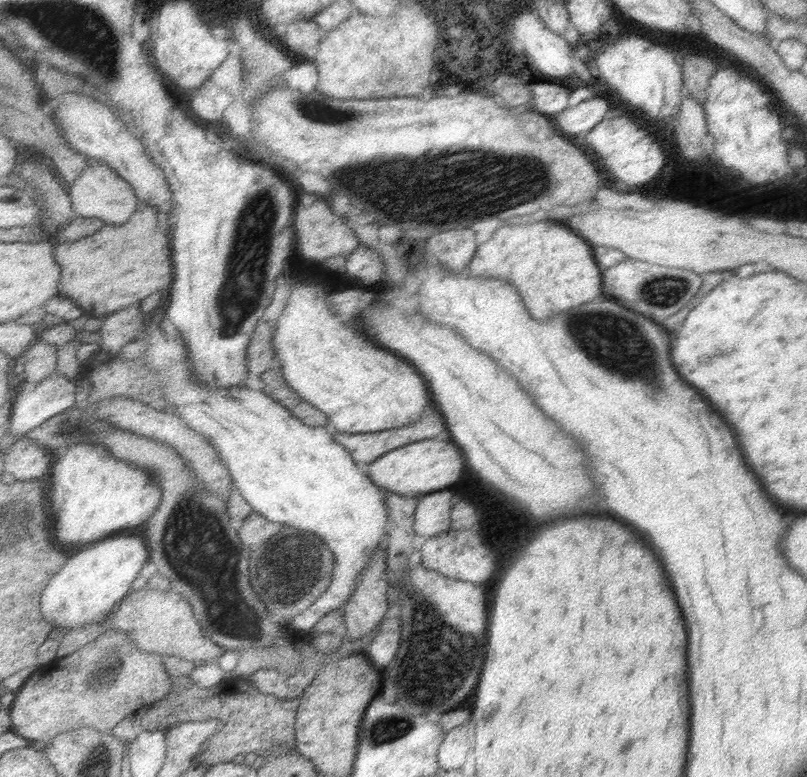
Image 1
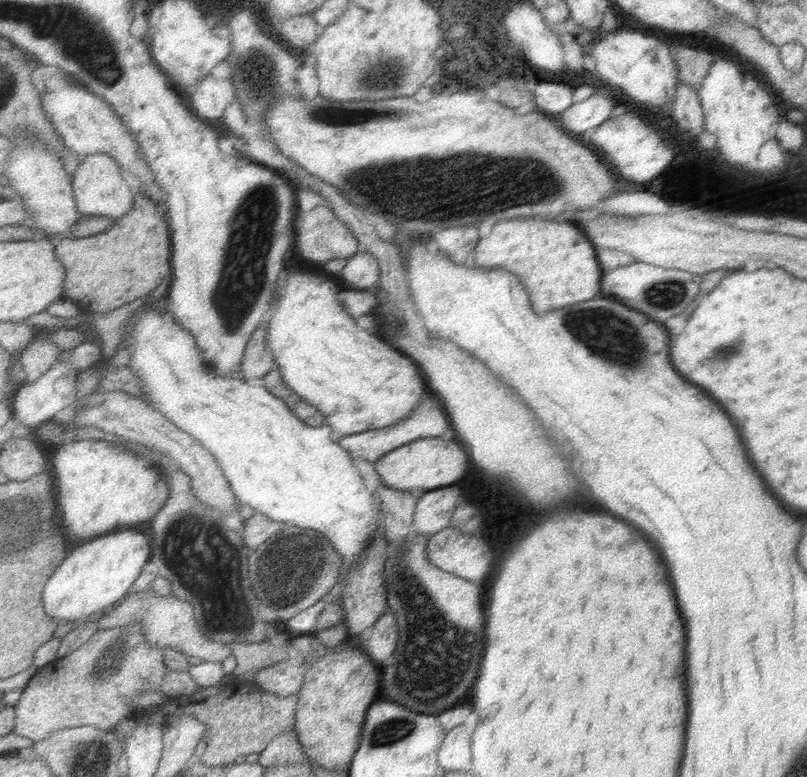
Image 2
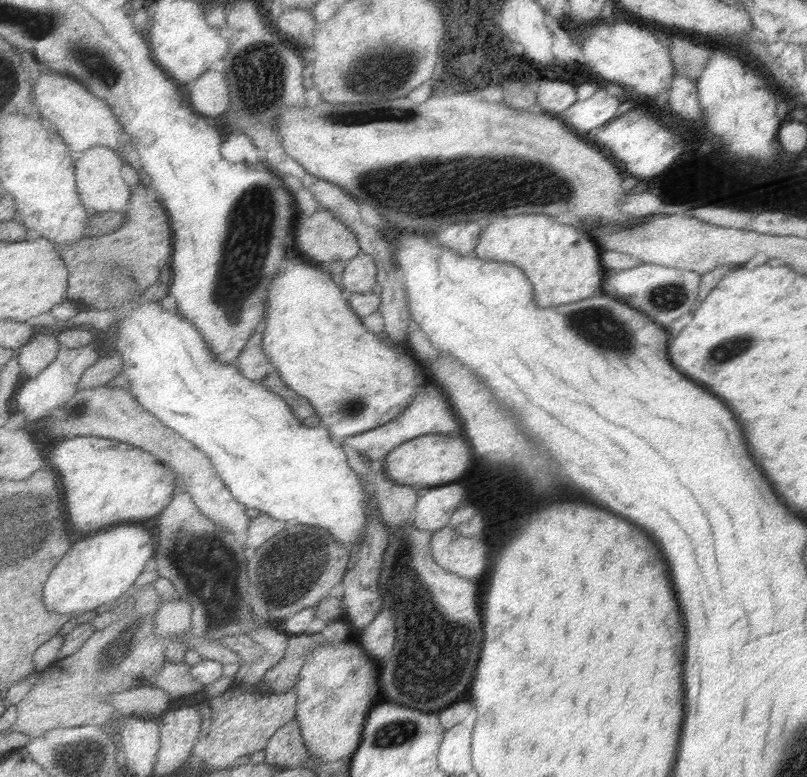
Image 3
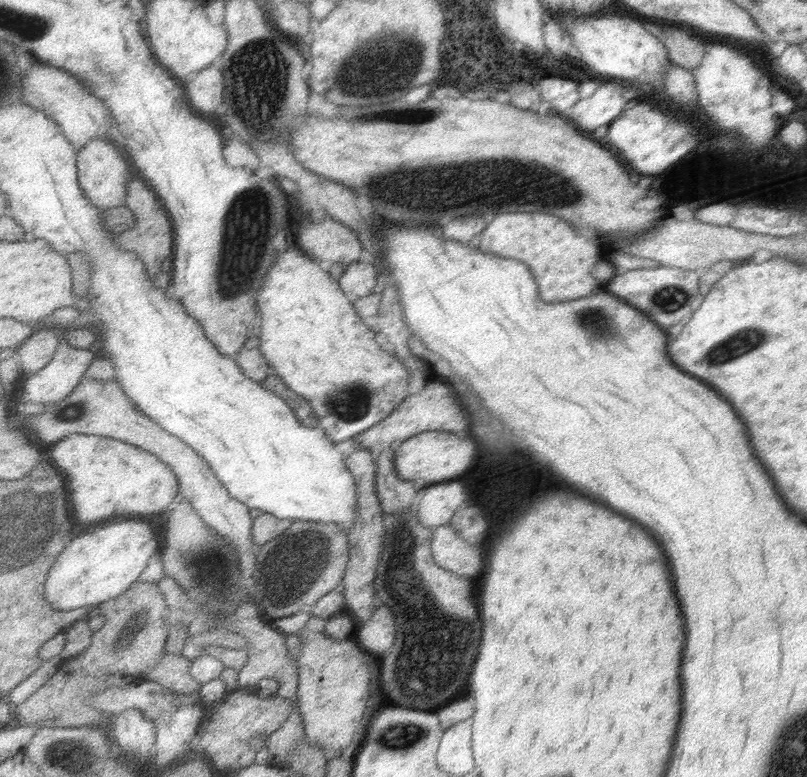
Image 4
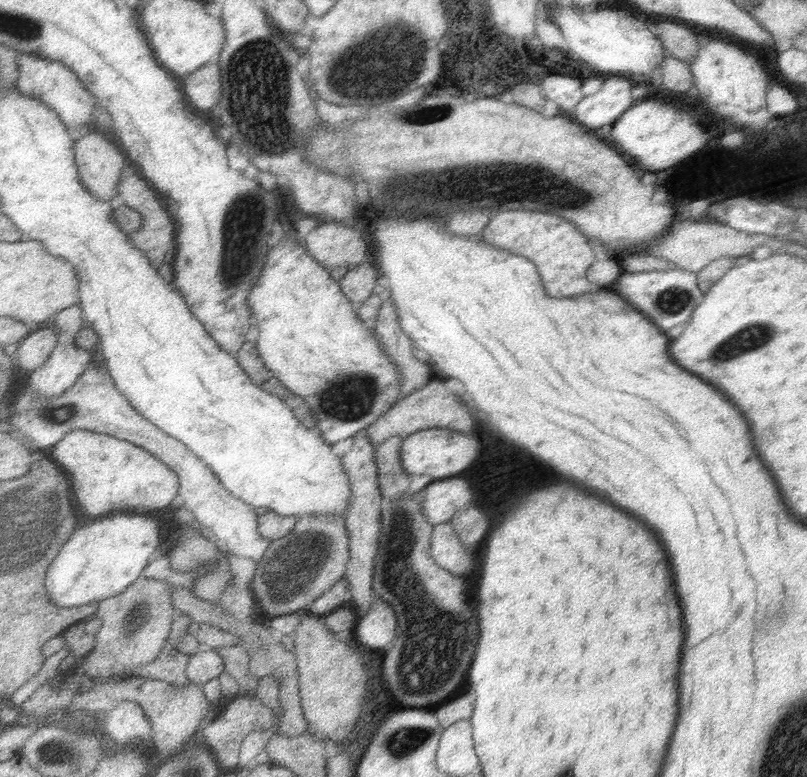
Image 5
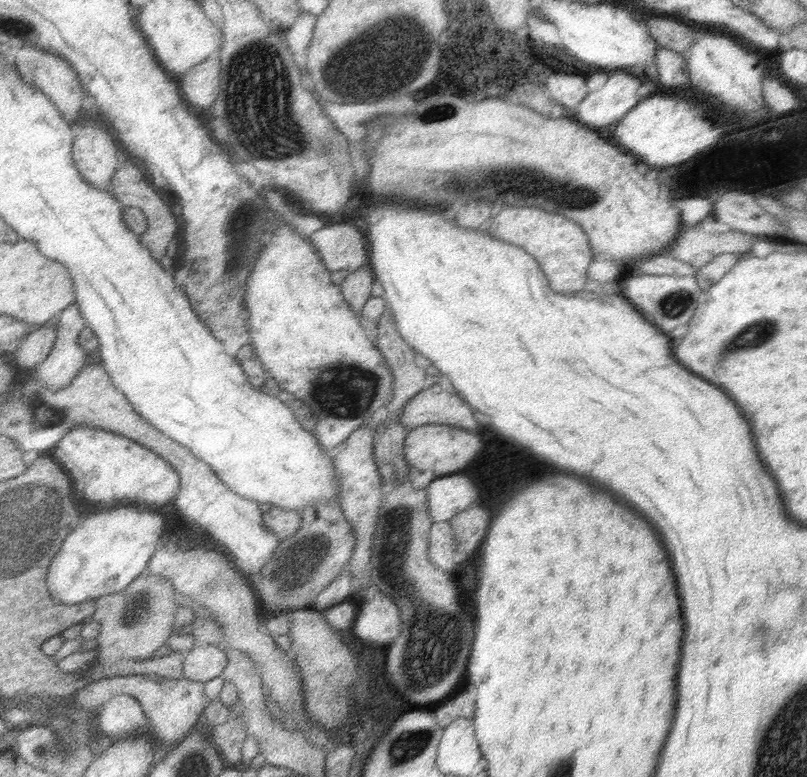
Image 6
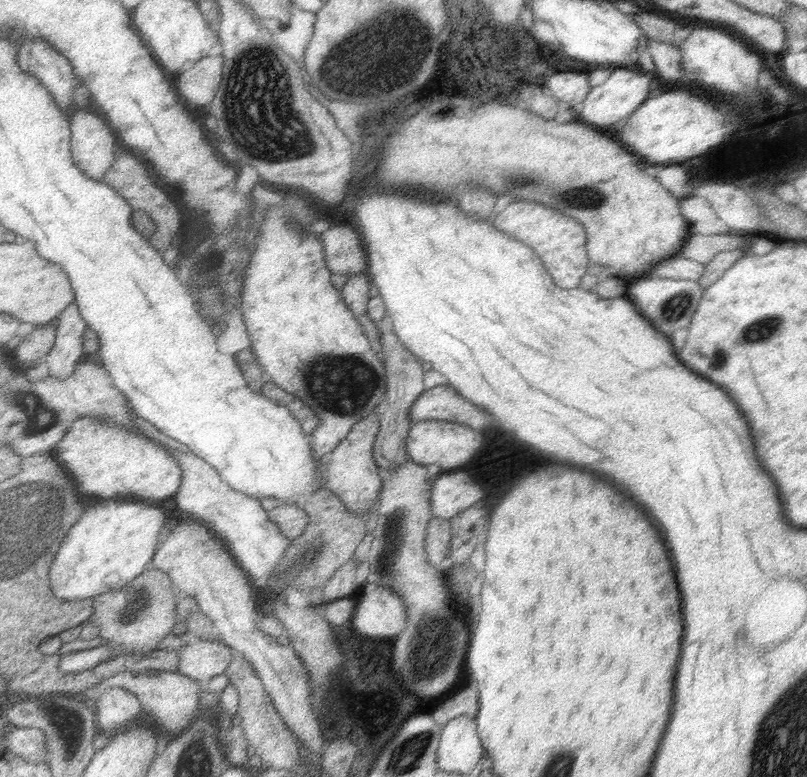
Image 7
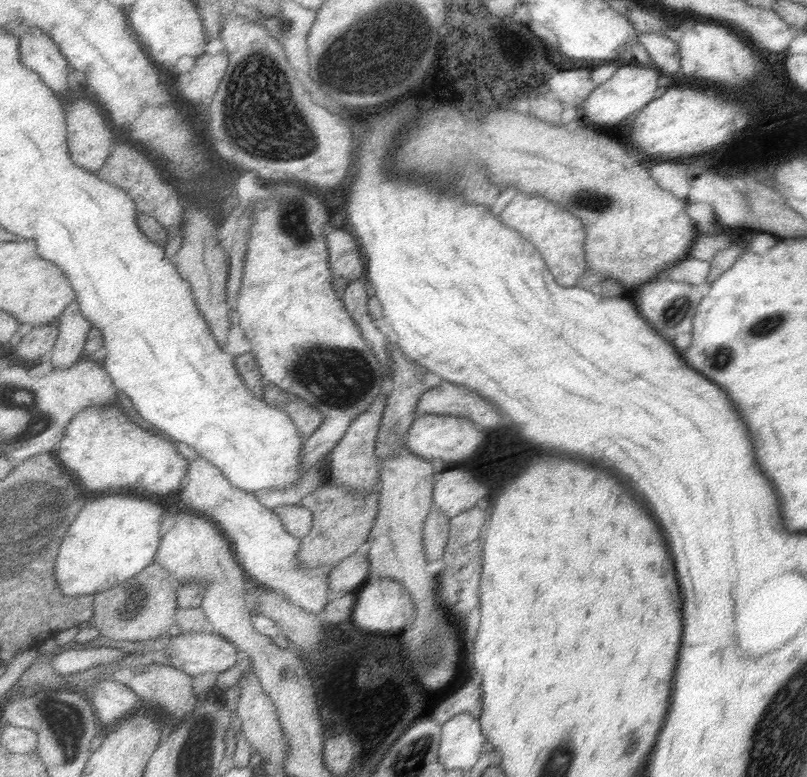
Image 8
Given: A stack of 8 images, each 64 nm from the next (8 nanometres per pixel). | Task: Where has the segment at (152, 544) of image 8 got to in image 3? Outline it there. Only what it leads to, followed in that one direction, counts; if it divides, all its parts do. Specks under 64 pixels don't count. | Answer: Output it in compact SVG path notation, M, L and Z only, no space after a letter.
M119 524L87 536L73 544L67 556L51 572L51 580L45 586L45 606L57 614L85 614L101 612L119 602L137 586L137 578L145 574L157 556L155 534L141 524Z

